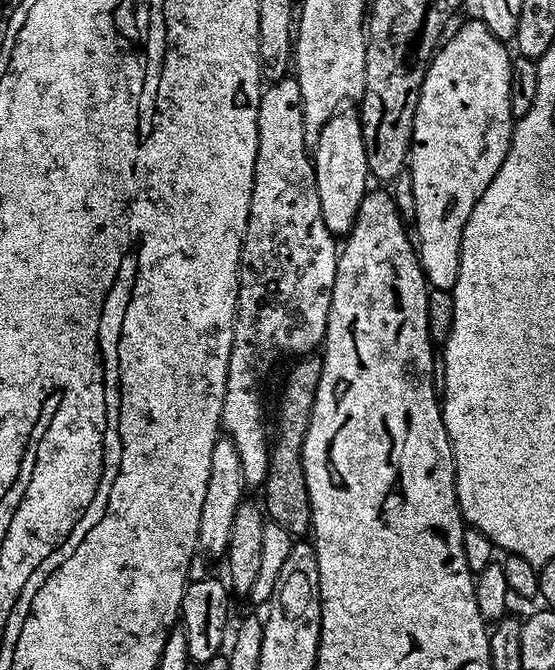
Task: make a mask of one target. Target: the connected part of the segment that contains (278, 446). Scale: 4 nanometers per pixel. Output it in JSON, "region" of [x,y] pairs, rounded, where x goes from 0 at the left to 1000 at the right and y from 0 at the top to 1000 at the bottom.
{"region":[[[571,530],[546,533],[524,552],[501,606],[501,657],[488,661],[483,679],[483,707],[472,724],[477,769],[528,803],[548,803],[560,796],[562,757],[557,752],[557,734],[550,719],[542,675],[550,660],[551,642],[562,622],[564,600],[569,597],[573,570],[578,569],[582,536]]]}

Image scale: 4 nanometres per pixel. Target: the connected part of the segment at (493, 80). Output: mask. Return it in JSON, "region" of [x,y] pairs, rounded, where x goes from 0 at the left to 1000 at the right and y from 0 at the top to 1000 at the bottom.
{"region":[[[863,27],[840,31],[805,60],[807,55],[787,70],[778,91],[771,94],[768,116],[760,122],[760,134],[753,146],[753,164],[746,170],[742,224],[735,228],[735,242],[732,246],[733,254],[744,263],[746,301],[750,303],[750,324],[746,327],[750,346],[746,340],[746,352],[753,360],[757,396],[764,404],[764,415],[771,419],[773,431],[786,434],[787,430],[789,434],[800,436],[800,439],[813,437],[816,427],[825,421],[829,375],[832,373],[832,343],[840,343],[840,331],[847,325],[847,319],[854,313],[861,296],[868,296],[868,290],[876,290],[876,278],[883,278],[883,272],[890,272],[890,260],[897,260],[897,248],[905,248],[905,242],[919,224],[923,194],[926,190],[926,175],[919,164],[919,104],[923,103],[924,85],[921,82],[915,84],[917,67],[910,61],[899,60],[890,51],[883,51],[883,45],[874,39],[872,31]]]}

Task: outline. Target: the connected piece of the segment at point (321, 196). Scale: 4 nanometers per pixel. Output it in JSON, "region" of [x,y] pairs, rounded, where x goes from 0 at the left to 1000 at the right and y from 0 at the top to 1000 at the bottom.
{"region":[[[614,164],[580,188],[573,212],[566,218],[573,301],[580,301],[580,325],[607,355],[625,354],[638,337],[645,307],[667,281],[667,258],[659,242],[659,218],[649,175],[640,166]]]}

